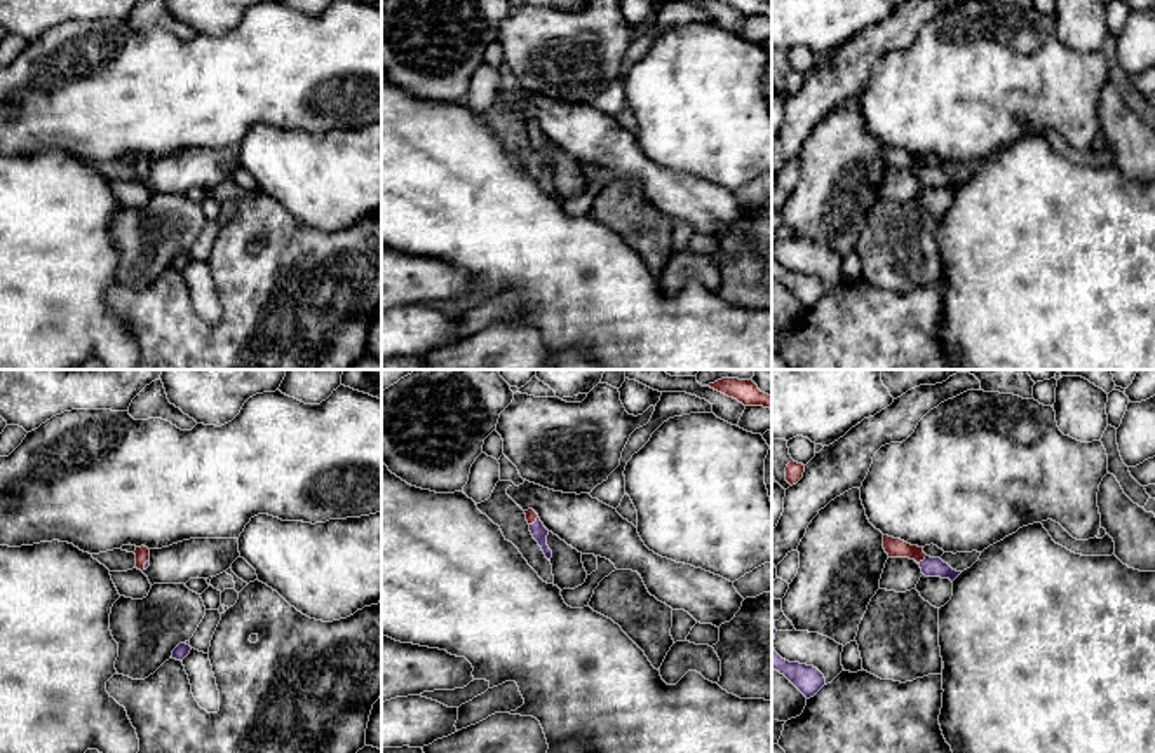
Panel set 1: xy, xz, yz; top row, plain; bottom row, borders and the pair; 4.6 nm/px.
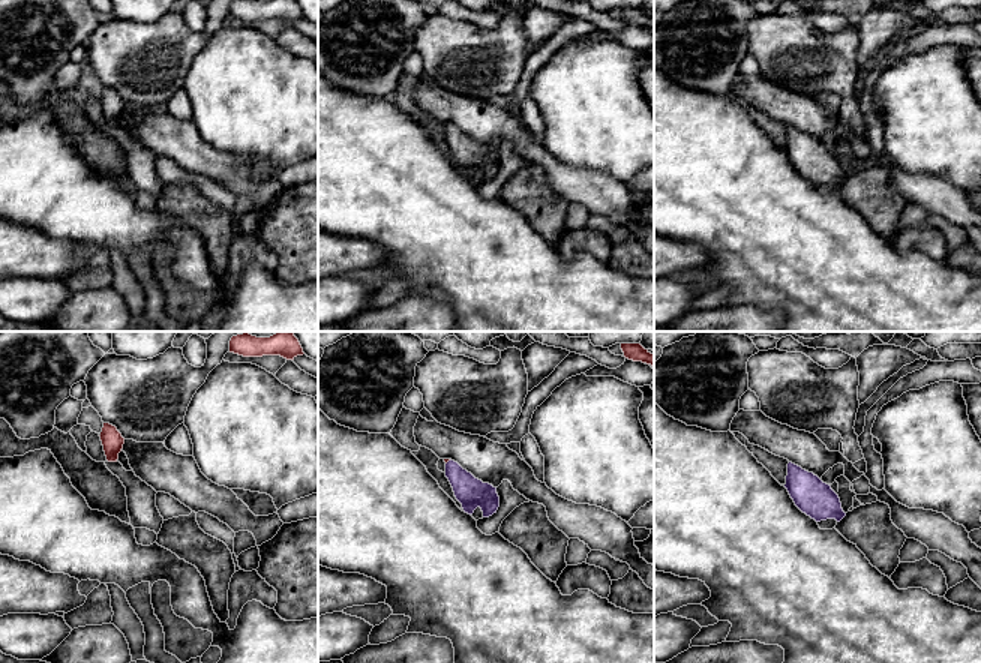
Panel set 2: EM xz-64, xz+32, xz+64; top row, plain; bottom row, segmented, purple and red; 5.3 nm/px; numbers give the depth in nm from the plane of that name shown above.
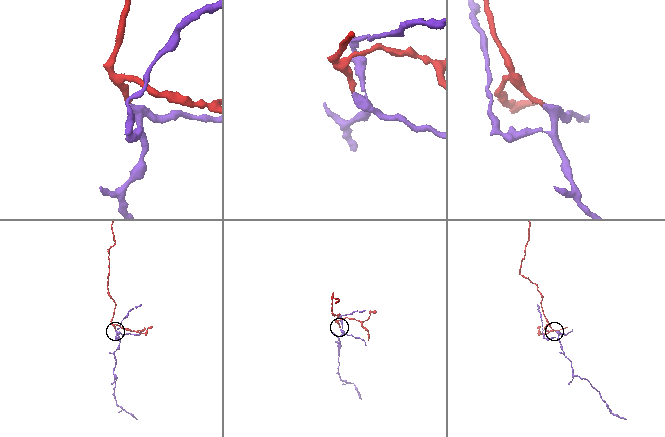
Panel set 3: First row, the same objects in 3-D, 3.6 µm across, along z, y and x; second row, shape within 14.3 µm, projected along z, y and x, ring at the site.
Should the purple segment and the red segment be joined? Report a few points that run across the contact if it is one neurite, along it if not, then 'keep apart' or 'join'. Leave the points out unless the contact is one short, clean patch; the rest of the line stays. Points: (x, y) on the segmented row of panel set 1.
line yz (931, 567), (924, 560), (917, 553), (896, 548); join

